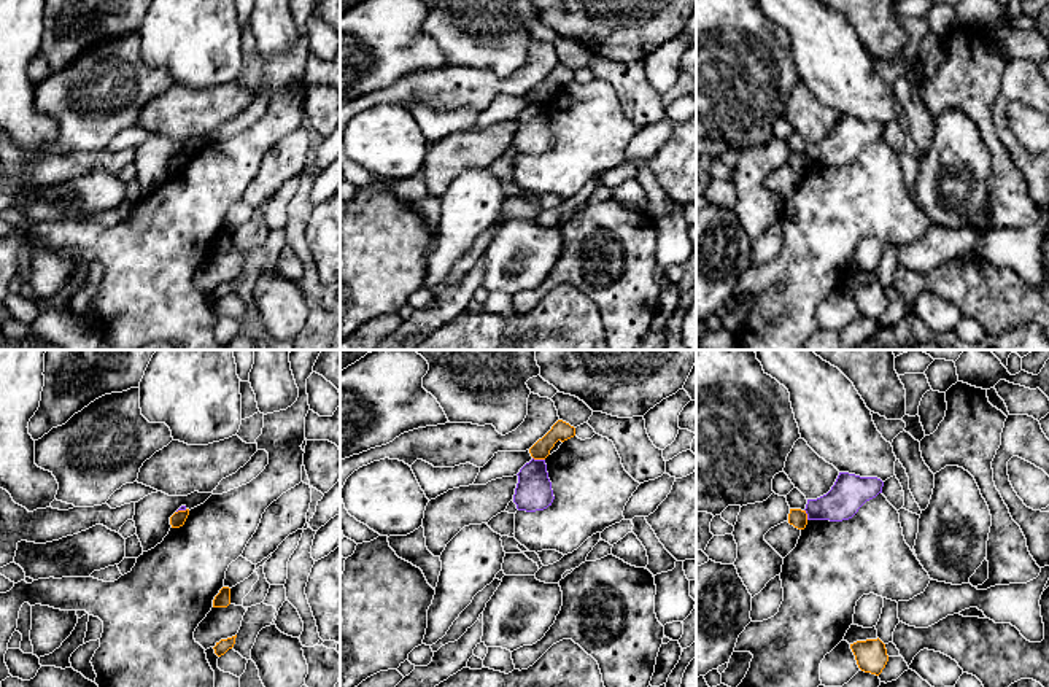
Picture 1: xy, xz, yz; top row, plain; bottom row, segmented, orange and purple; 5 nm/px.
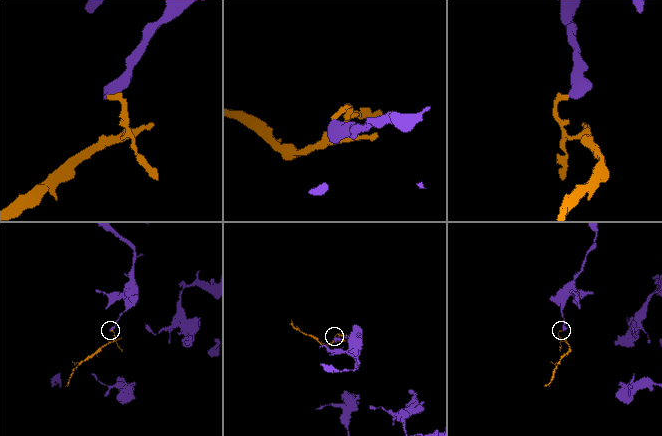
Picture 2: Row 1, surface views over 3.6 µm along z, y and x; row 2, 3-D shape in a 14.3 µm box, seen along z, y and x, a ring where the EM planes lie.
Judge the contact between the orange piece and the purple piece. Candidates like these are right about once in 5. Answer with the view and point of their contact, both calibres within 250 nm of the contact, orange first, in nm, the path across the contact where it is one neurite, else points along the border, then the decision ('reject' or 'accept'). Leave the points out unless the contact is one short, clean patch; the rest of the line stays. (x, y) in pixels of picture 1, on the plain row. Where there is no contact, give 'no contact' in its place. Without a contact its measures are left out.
meets orange in xz at (539, 102); 100 nm thick on the orange side, 180 nm on the other; border along xz (533, 100), (544, 104); reject

